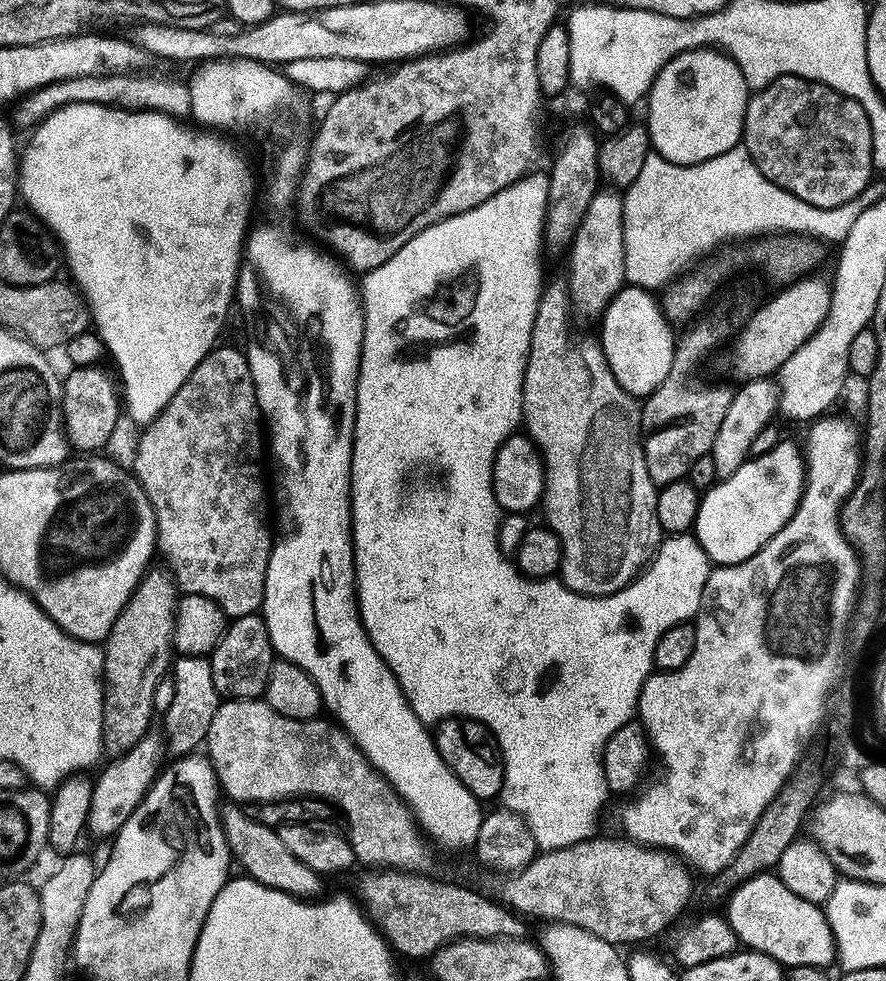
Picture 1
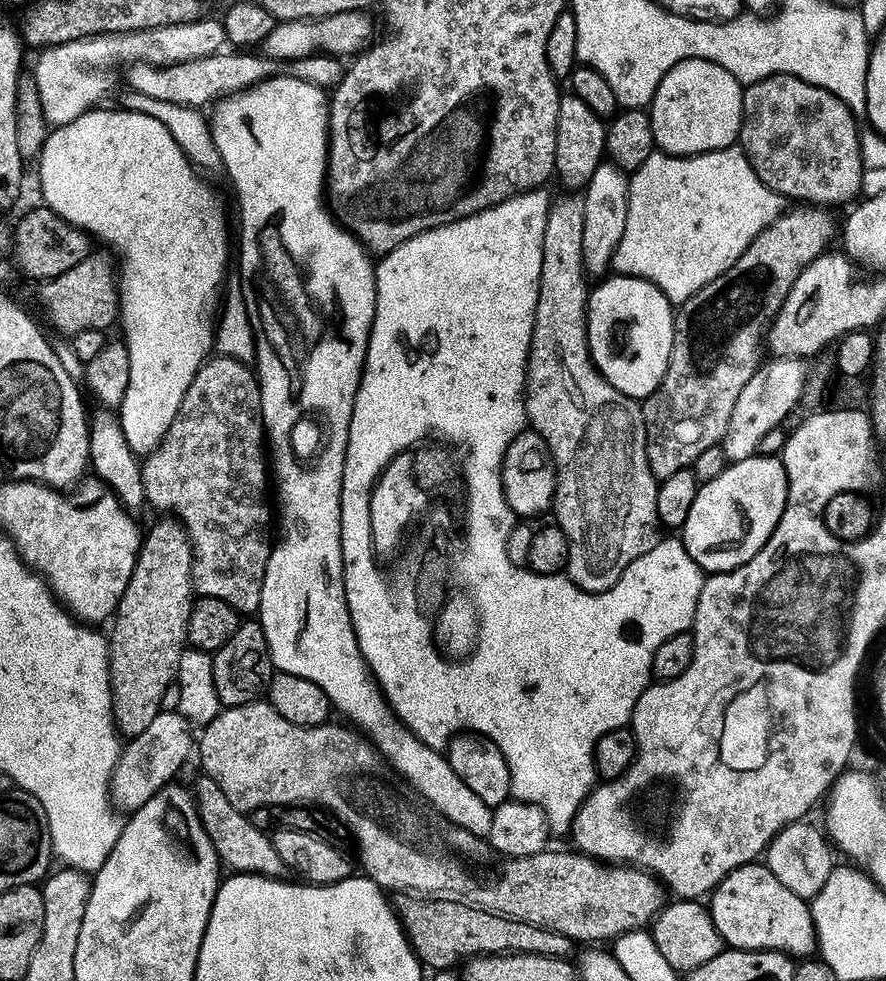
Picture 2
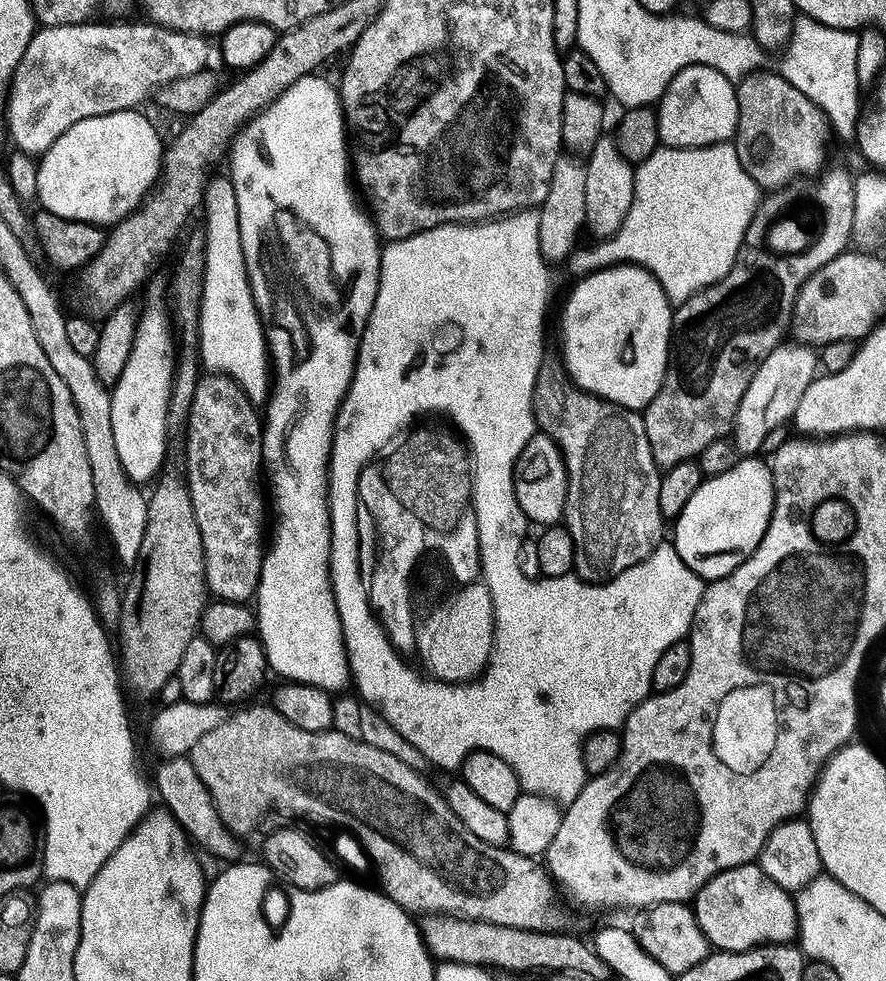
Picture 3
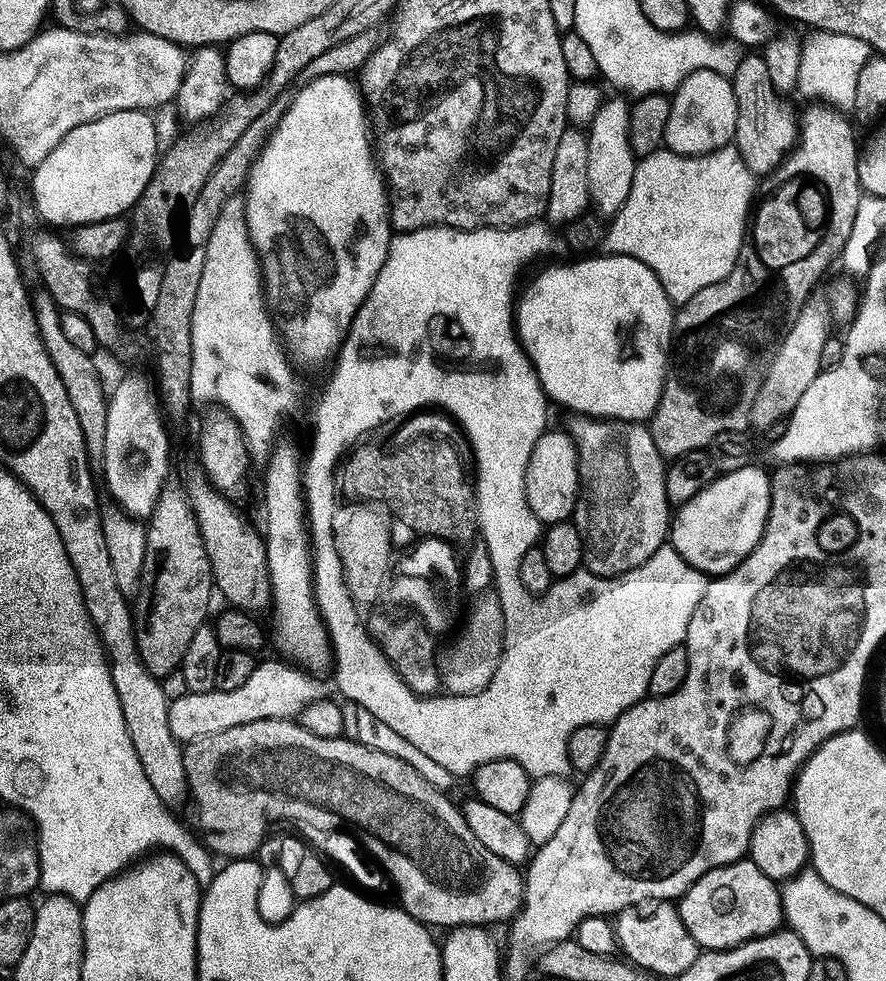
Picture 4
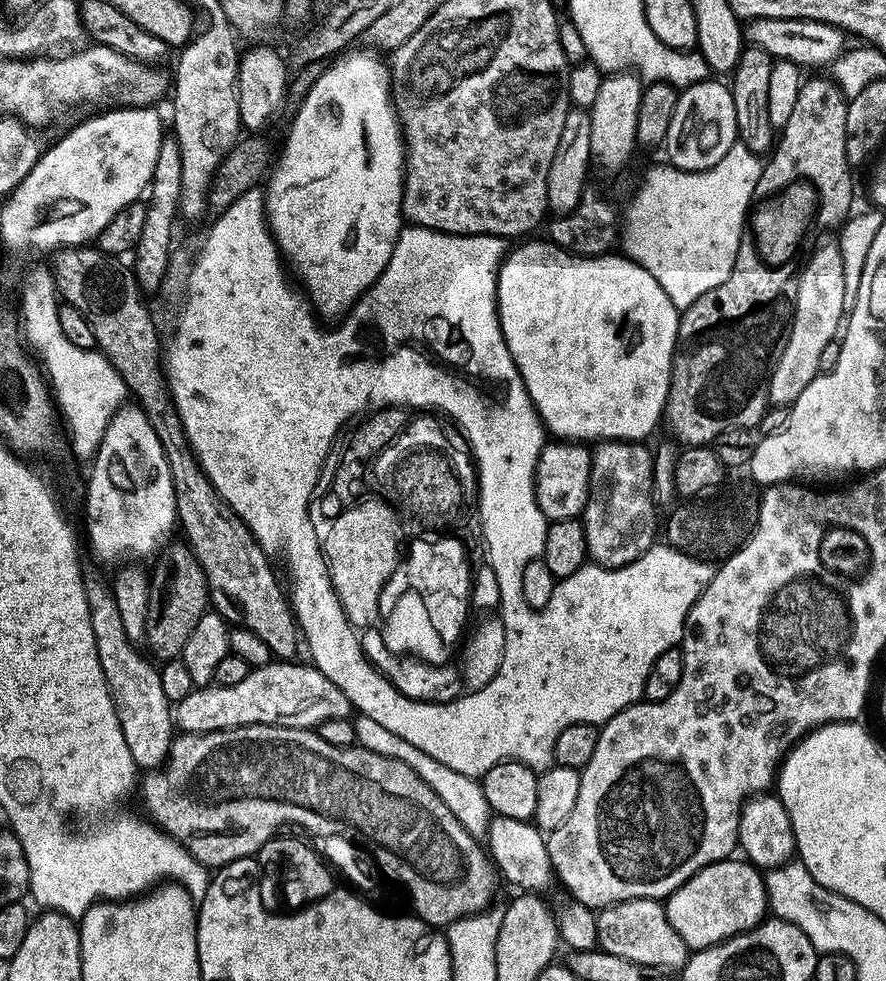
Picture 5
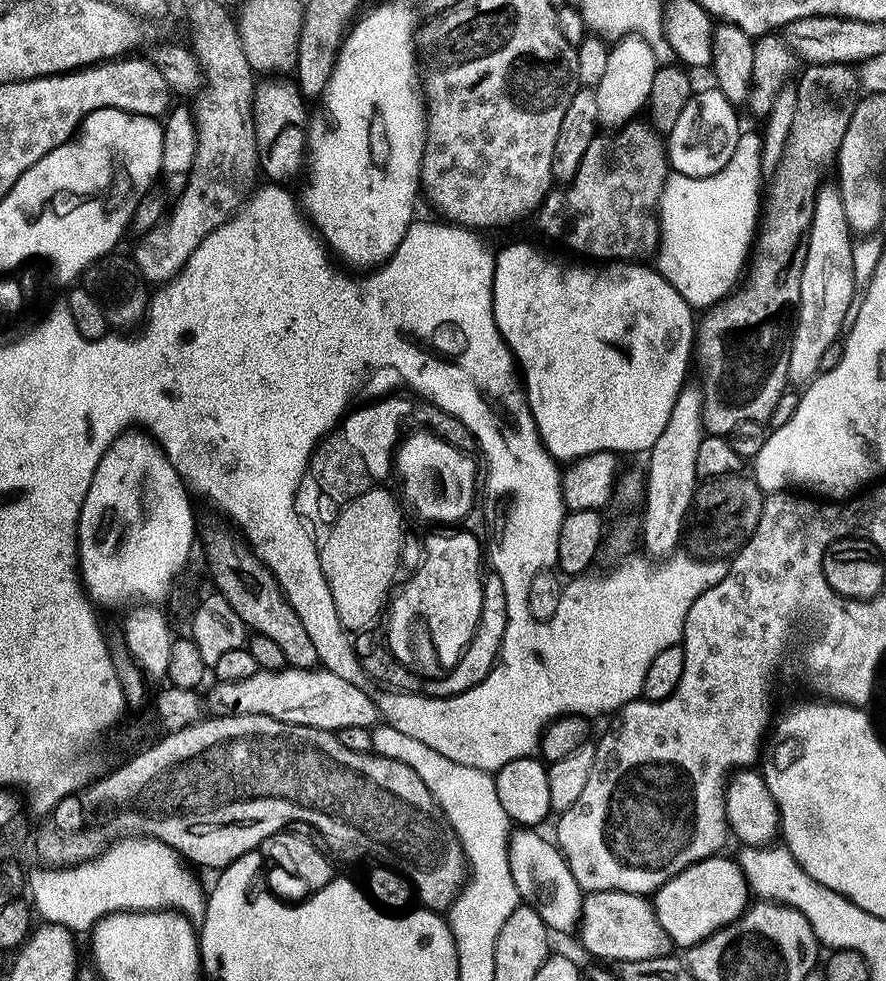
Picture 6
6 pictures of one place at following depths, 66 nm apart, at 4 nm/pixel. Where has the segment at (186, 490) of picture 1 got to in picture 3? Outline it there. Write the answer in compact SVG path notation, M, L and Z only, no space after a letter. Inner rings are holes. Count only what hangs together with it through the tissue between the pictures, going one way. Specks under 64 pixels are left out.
M224 373L203 375L195 388L186 424L182 457L186 464L184 479L193 504L193 512L200 530L205 578L209 593L217 599L238 604L249 603L260 584L261 566L266 551L262 542L262 522L266 500L262 498L263 427L253 401L241 390L239 384Z

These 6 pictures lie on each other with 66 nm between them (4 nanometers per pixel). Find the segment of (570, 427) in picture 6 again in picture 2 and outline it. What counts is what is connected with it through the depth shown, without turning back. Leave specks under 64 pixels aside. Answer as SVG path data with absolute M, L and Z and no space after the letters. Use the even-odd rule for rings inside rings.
M612 274L597 284L588 294L588 349L592 360L614 390L641 401L659 386L668 369L673 305L658 286L637 276Z

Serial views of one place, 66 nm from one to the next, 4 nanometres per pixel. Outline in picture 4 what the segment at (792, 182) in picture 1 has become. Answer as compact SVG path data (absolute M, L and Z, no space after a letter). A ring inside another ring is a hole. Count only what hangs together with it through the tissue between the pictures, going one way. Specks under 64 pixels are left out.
M756 52L743 55L731 77L738 118L733 136L734 147L754 176L765 176L783 163L799 139L798 116L781 93L777 92L767 75L764 57Z

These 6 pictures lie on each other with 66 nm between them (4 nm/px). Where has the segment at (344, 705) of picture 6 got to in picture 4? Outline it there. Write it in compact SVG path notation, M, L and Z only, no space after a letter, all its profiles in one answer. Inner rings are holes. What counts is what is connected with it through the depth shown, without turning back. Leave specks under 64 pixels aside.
M280 658L275 659L261 659L250 678L246 678L246 682L234 690L223 692L215 687L210 692L189 691L182 698L171 701L168 705L170 734L174 734L178 742L191 742L210 734L219 734L222 730L230 730L230 726L242 726L246 722L299 717L303 708L310 706L310 702L321 699L320 684L316 681L319 679L299 666Z

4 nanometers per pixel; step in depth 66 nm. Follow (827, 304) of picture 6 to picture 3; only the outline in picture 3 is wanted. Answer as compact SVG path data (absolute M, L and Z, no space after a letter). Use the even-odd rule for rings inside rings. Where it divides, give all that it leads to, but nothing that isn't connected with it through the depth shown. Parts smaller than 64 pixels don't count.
M781 343L769 354L766 362L758 366L758 374L750 378L750 386L746 386L746 394L742 394L742 402L738 404L738 414L730 433L732 443L741 454L759 453L770 432L783 429L795 417L802 394L806 394L818 375L817 353L809 345L788 343Z

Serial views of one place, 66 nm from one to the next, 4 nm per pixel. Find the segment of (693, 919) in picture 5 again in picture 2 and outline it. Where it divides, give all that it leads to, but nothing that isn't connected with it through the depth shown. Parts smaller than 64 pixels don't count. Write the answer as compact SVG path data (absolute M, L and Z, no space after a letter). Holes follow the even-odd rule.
M753 862L738 866L710 893L710 911L712 921L718 930L721 941L729 949L763 950L765 952L785 952L793 958L808 958L817 951L816 927L812 921L812 910L809 901L803 900L794 890L782 886L778 878L768 869L767 863Z

